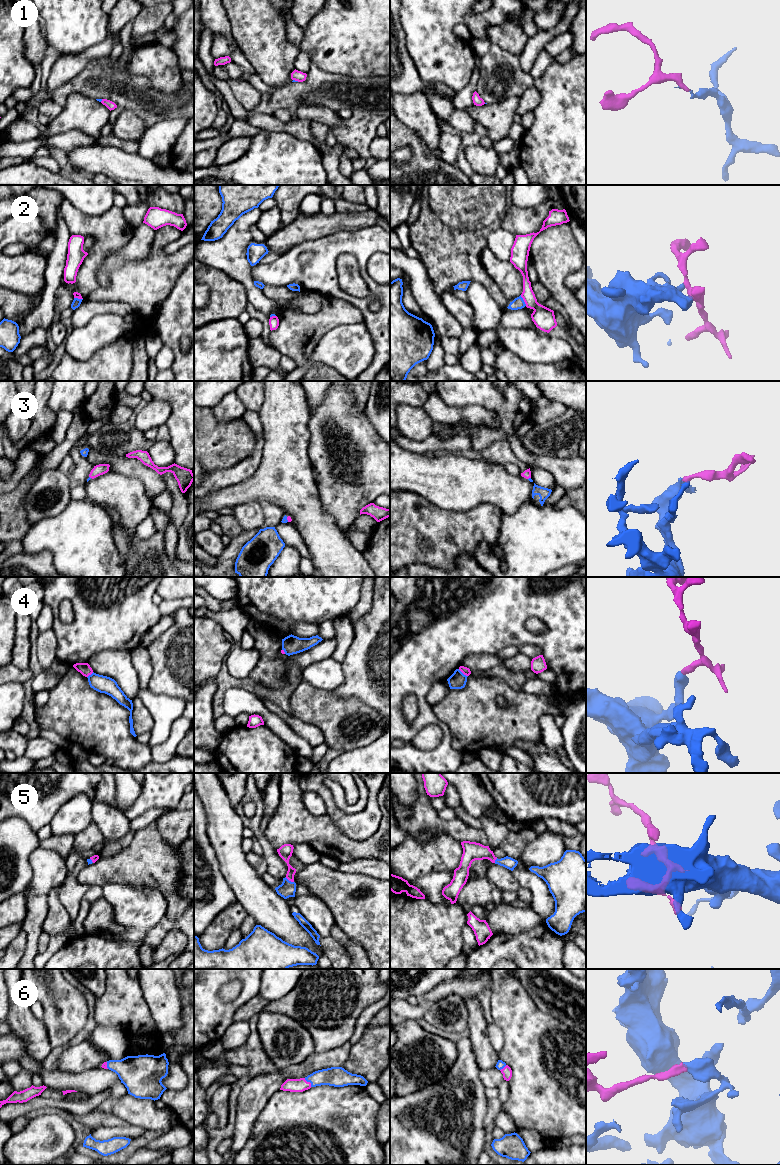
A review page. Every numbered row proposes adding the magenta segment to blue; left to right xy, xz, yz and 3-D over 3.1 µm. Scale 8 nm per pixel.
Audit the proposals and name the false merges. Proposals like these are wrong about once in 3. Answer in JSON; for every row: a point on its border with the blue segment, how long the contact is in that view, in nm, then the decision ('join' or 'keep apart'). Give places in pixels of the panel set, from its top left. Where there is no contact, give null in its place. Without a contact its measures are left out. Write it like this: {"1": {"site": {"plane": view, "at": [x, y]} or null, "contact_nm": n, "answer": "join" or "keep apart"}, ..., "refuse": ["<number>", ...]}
{"1": {"site": {"plane": "xz", "at": [296, 81]}, "contact_nm": 50, "answer": "join"}, "2": {"site": {"plane": "yz", "at": [523, 300]}, "contact_nm": 100, "answer": "keep apart"}, "3": {"site": {"plane": "xz", "at": [286, 519]}, "contact_nm": 40, "answer": "join"}, "4": {"site": {"plane": "yz", "at": [462, 673]}, "contact_nm": 100, "answer": "keep apart"}, "5": {"site": {"plane": "xz", "at": [288, 880]}, "contact_nm": 80, "answer": "join"}, "6": {"site": {"plane": "xz", "at": [309, 1081]}, "contact_nm": 90, "answer": "join"}, "refuse": ["2", "4"]}

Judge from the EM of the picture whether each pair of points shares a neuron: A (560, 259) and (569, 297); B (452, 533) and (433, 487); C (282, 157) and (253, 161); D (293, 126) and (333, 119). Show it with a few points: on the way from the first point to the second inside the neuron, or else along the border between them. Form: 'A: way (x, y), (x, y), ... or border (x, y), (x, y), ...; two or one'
A: way (559, 268), (560, 288); one
B: border (422, 496), (441, 508), (465, 511); two
C: way (275, 161), (260, 161); one
D: border (298, 117), (311, 121); two

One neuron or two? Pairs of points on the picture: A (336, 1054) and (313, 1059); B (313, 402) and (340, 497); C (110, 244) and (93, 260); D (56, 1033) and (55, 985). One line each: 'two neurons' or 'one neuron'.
A: one neuron
B: two neurons
C: one neuron
D: one neuron

